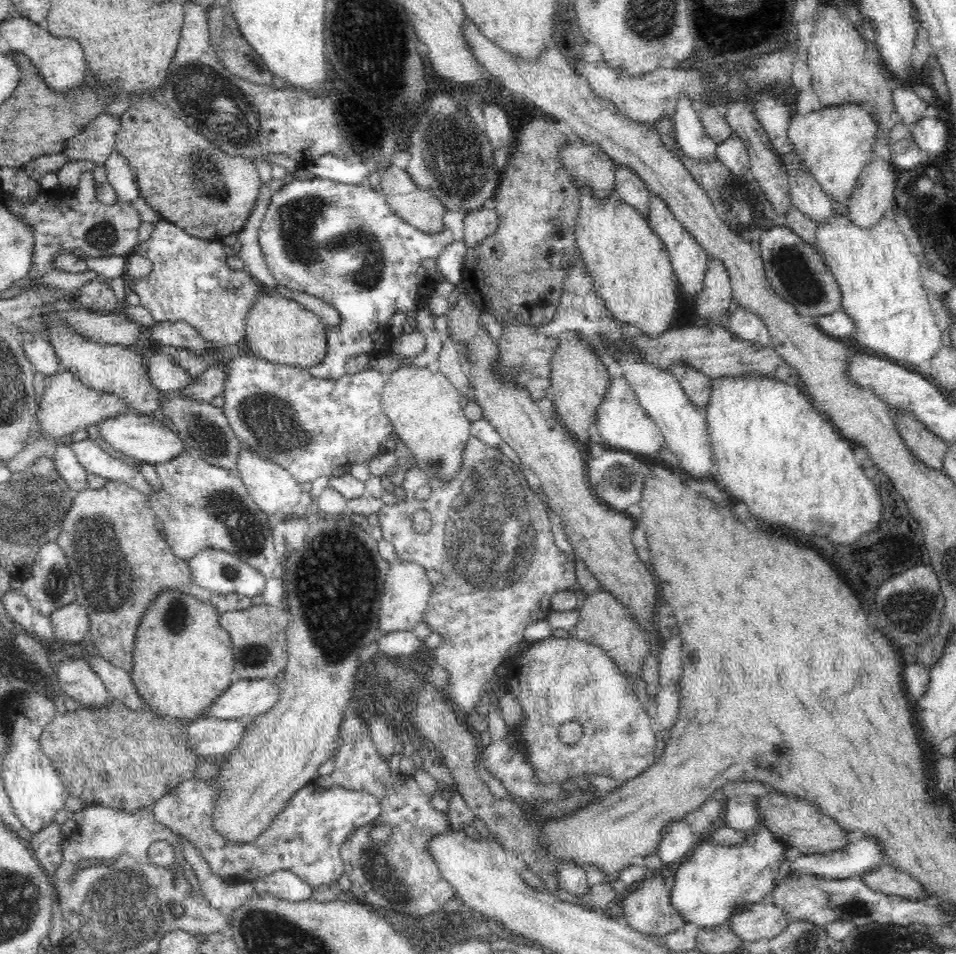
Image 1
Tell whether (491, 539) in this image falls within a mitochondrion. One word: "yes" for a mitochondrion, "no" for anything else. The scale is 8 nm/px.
yes

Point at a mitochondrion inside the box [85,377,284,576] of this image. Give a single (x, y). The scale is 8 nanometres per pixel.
(233, 512)

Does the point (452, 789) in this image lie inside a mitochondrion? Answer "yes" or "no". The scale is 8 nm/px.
no

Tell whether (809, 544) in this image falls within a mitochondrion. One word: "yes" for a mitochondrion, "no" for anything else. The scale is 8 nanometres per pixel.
no

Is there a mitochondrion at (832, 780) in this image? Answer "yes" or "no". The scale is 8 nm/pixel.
no

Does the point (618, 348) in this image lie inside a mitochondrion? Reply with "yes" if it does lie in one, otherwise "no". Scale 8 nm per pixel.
no

